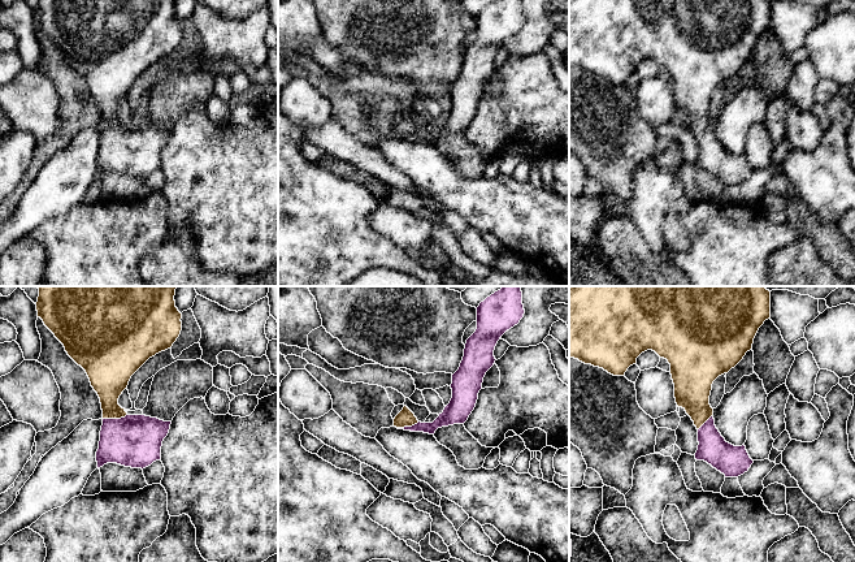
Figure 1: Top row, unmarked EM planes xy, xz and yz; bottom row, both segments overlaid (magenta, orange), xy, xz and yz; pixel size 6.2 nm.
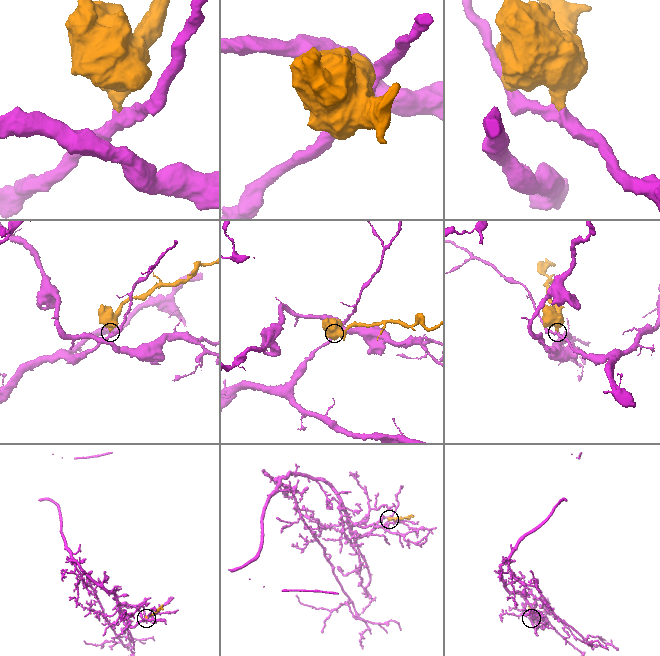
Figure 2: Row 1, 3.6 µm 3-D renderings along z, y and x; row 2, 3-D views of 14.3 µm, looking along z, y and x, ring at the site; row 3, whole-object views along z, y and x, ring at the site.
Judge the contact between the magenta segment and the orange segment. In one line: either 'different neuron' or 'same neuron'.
same neuron

